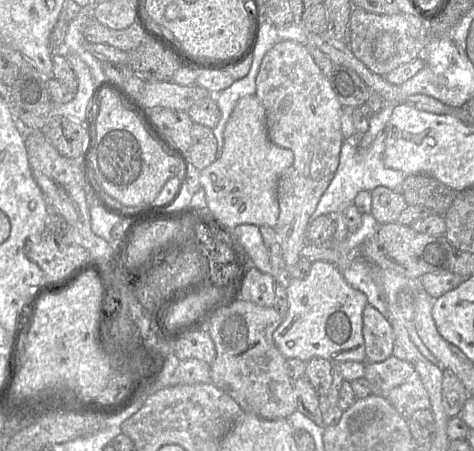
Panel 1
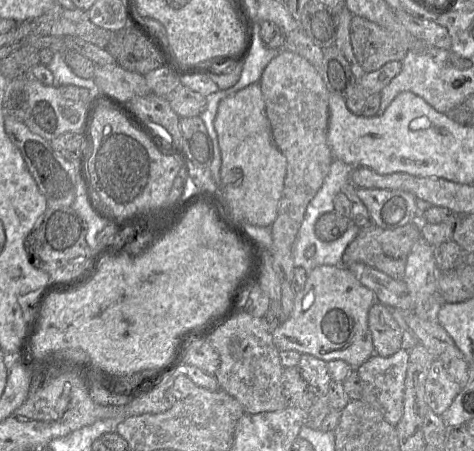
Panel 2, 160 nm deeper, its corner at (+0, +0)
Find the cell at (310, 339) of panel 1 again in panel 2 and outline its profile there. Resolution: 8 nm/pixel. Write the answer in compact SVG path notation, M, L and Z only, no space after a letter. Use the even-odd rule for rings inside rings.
M320 265L307 272L301 291L295 294L292 313L272 331L279 351L293 350L326 363L343 360L356 369L374 354L368 311L377 302L372 290L361 284L344 265Z

